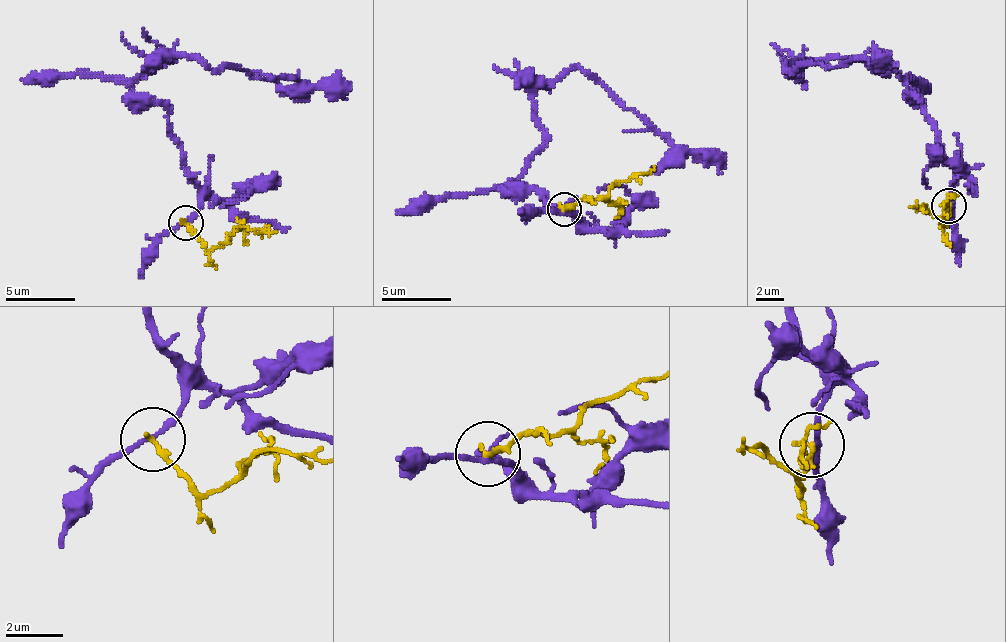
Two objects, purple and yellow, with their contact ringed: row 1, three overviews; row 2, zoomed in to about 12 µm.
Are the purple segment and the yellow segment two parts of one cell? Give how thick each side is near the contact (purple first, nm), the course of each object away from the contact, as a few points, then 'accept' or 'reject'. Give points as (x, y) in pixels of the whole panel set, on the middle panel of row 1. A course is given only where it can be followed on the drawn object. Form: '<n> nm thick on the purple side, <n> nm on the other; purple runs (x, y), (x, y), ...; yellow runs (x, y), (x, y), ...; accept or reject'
170 nm thick on the purple side, 200 nm on the other; purple runs (563, 210), (576, 219), (508, 188), (543, 142), (539, 88), (571, 68), (721, 173); yellow runs (563, 210), (588, 199), (602, 199), (619, 181), (654, 166); reject

